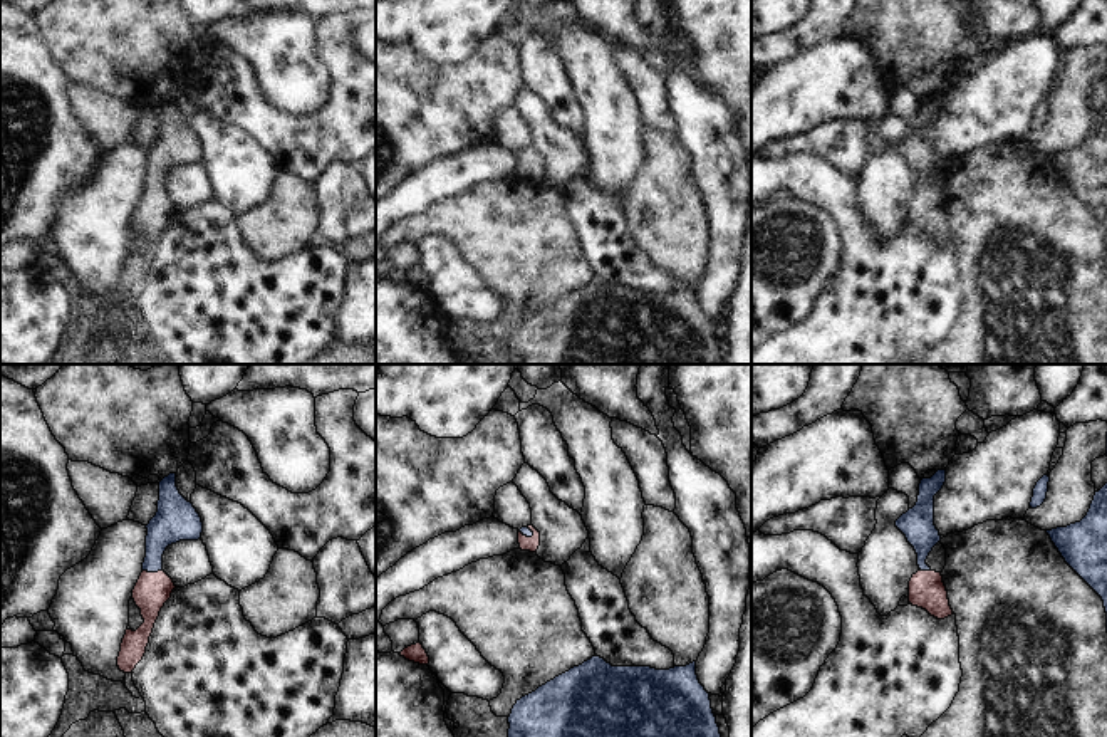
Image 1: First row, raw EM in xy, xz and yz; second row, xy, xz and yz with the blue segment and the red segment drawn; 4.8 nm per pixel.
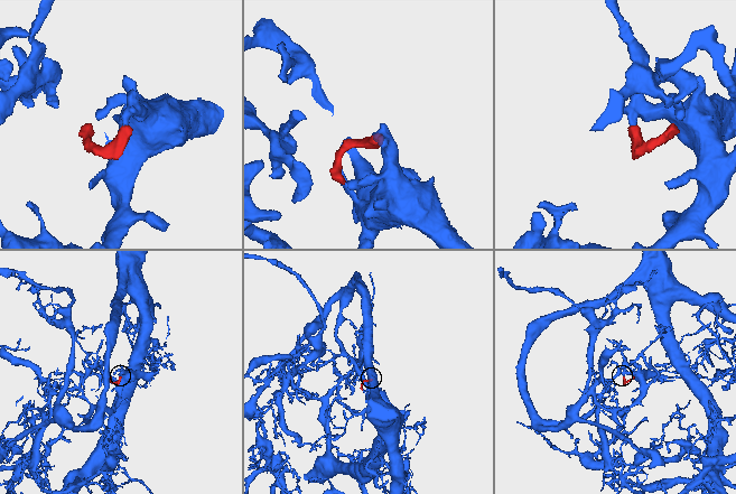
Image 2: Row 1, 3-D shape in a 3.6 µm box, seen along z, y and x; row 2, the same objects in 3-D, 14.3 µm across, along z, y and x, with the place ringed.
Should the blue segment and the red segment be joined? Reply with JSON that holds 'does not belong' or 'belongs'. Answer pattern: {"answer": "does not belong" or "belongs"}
{"answer": "belongs"}

